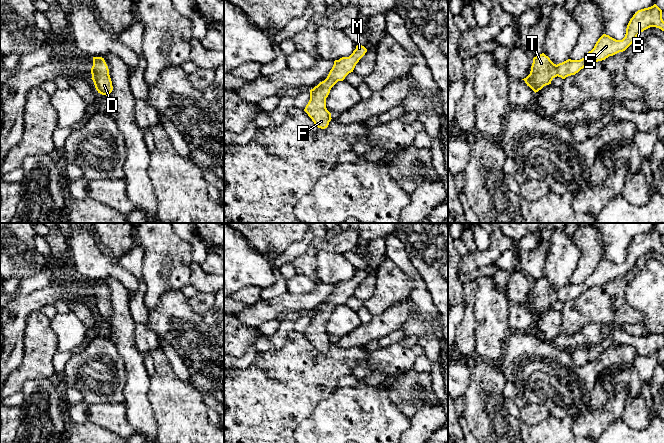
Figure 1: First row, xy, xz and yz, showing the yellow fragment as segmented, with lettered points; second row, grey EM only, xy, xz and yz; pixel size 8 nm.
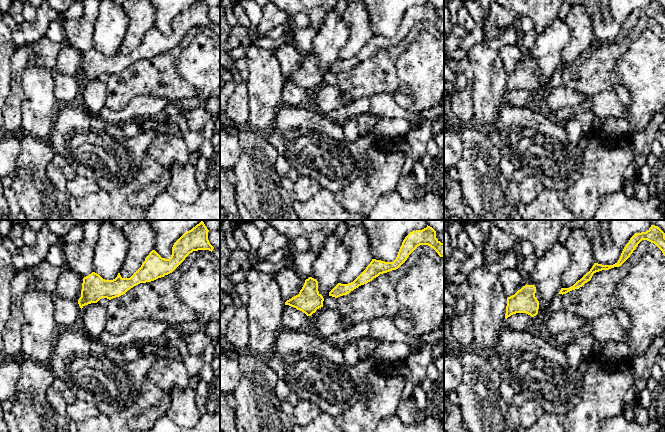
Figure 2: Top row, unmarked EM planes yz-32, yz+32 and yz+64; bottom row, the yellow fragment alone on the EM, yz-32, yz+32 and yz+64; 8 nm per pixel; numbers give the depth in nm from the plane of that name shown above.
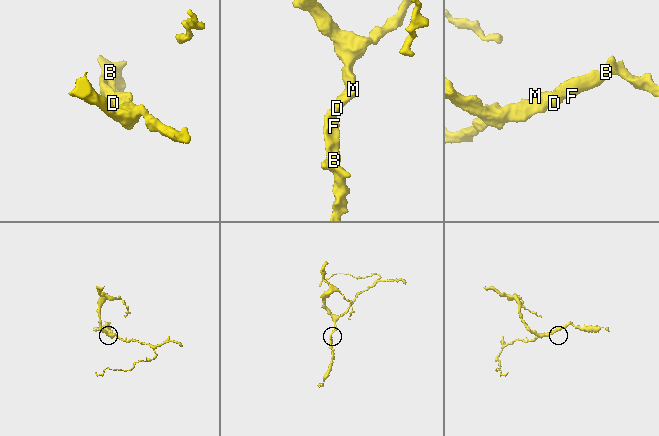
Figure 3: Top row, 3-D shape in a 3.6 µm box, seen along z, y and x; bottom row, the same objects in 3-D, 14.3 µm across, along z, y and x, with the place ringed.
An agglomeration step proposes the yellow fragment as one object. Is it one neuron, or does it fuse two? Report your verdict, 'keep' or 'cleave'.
keep

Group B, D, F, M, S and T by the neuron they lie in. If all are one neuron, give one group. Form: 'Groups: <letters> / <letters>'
Groups: B D F M S T

